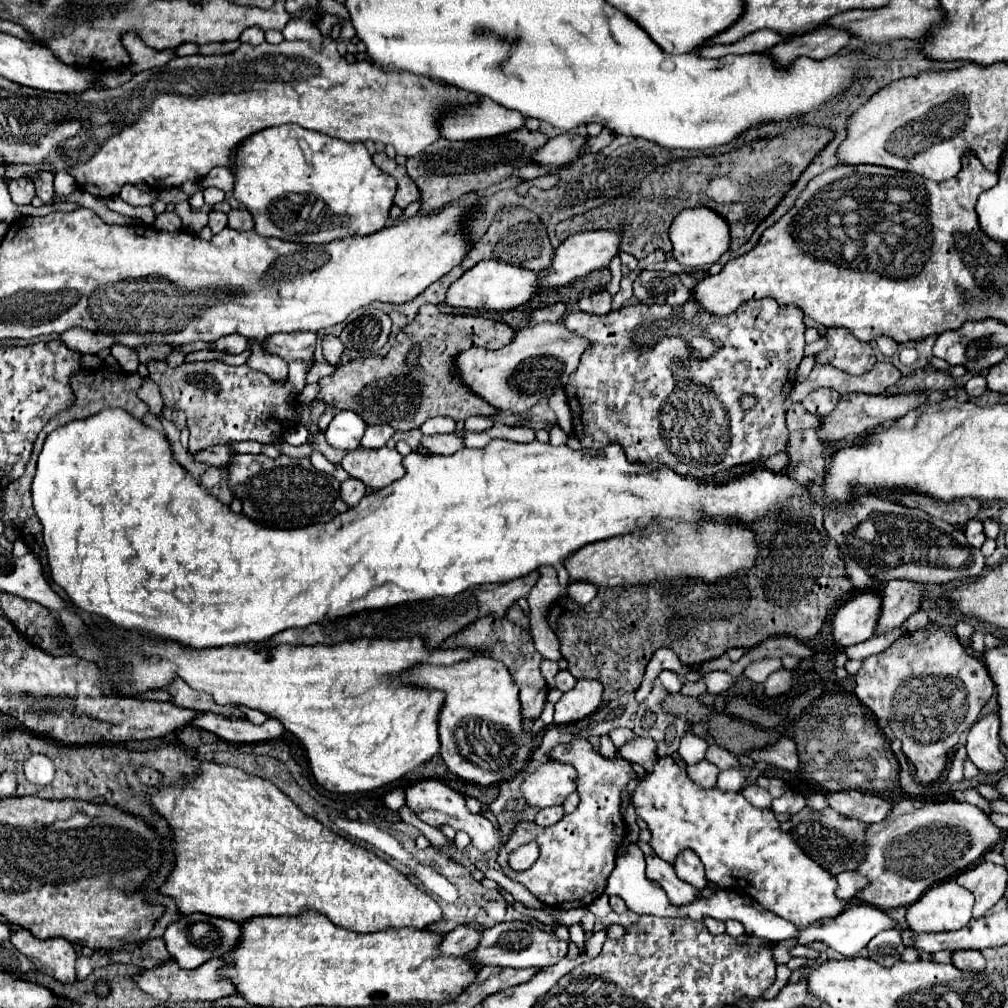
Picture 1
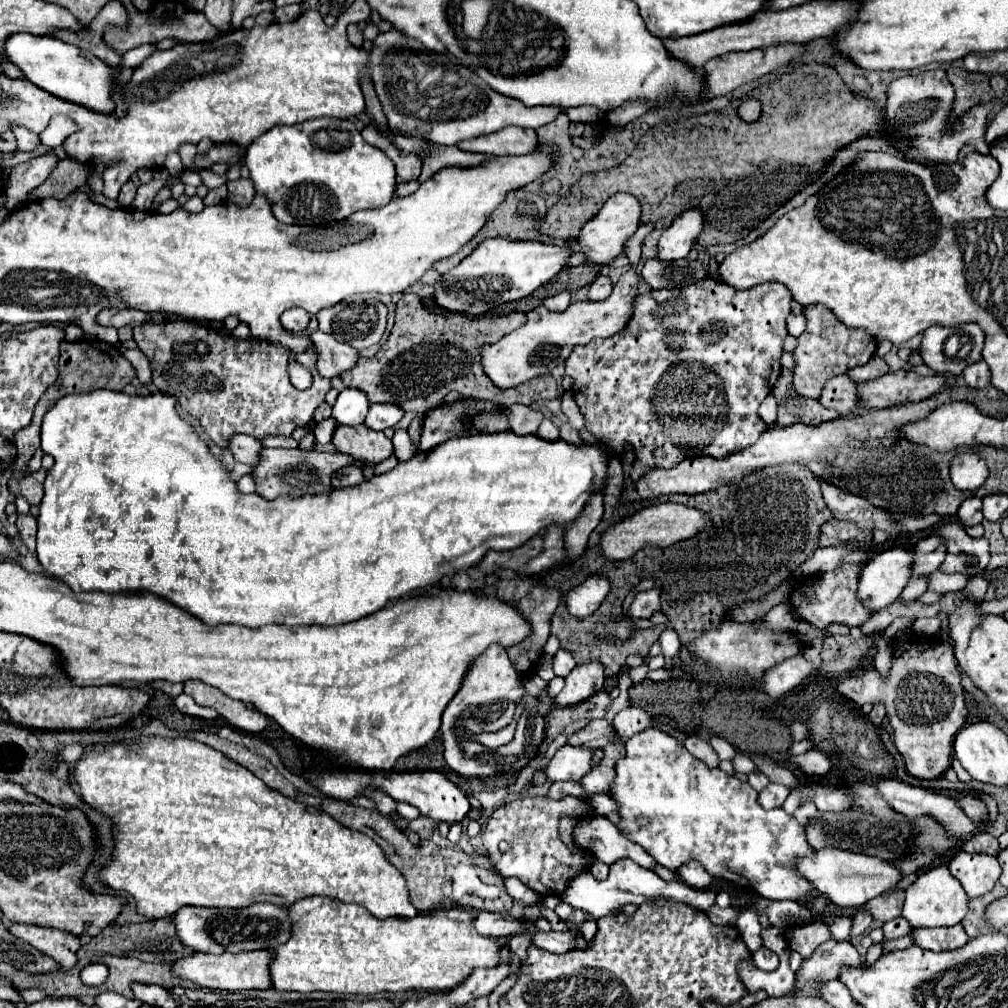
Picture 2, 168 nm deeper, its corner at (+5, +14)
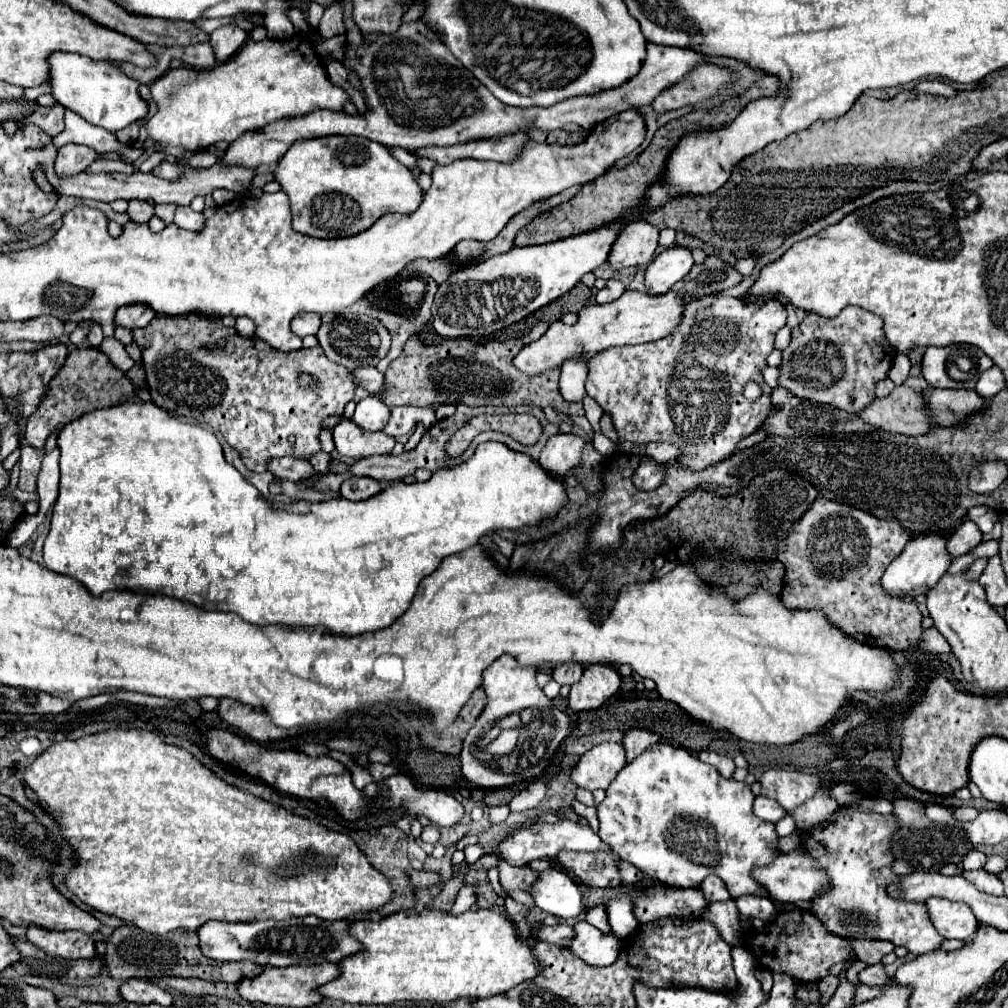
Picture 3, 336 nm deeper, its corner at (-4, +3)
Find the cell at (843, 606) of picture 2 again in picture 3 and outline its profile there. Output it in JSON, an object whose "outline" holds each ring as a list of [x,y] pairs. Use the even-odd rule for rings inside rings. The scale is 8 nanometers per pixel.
{"outline":[[[819,497],[775,545],[777,559],[785,565],[781,601],[789,609],[821,607],[833,625],[865,645],[897,653],[913,649],[923,633],[917,603],[887,597],[881,587],[885,569],[907,541],[909,533],[897,521],[877,519],[861,509]]]}

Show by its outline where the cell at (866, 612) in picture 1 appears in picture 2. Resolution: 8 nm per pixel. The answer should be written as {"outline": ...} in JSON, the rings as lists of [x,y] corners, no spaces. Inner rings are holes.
{"outline":[[[896,546],[880,552],[860,572],[856,598],[870,610],[878,612],[892,604],[910,580],[912,556],[908,548]]]}

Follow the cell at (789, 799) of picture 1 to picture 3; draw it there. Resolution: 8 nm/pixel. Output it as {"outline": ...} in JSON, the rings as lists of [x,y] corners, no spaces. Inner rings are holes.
{"outline":[[[755,797],[753,801],[753,813],[763,819],[763,821],[769,821],[769,823],[777,823],[781,817],[785,817],[785,811],[783,807],[773,801],[773,799],[767,799],[767,797]]]}

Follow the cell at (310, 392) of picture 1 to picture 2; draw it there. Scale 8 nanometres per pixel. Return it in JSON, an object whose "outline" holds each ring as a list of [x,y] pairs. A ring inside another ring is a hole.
{"outline":[[[316,330],[310,336],[310,340],[314,342],[314,346],[318,350],[316,370],[318,370],[318,374],[322,374],[322,378],[334,378],[334,376],[342,374],[344,370],[350,370],[356,364],[358,350],[354,350],[350,344],[338,342],[338,340],[330,338],[330,334],[324,334],[320,330]]]}

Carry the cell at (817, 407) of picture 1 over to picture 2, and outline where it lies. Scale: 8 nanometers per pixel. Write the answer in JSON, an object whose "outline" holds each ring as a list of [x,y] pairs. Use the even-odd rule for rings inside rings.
{"outline":[[[846,374],[834,376],[822,388],[822,394],[820,394],[818,402],[824,408],[836,410],[840,416],[856,414],[858,412],[858,404],[856,404],[856,384]]]}

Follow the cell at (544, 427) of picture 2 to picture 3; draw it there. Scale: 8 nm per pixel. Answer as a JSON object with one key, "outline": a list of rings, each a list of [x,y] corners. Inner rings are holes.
{"outline":[[[559,433],[559,435],[555,435],[555,437],[551,437],[547,441],[547,445],[541,451],[541,457],[539,457],[537,463],[549,475],[563,477],[571,469],[581,465],[581,461],[583,461],[581,459],[583,447],[585,447],[585,439],[581,439],[577,435]]]}

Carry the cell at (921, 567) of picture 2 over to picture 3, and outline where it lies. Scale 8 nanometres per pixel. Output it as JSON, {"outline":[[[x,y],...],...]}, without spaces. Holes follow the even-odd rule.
{"outline":[[[965,521],[947,541],[947,549],[953,557],[969,553],[973,547],[981,543],[981,531],[973,521]]]}

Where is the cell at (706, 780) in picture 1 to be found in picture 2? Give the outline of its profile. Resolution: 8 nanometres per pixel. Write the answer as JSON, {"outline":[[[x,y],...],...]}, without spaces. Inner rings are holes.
{"outline":[[[688,736],[686,742],[684,742],[684,748],[686,748],[692,756],[696,756],[698,760],[702,760],[706,766],[710,766],[710,768],[716,768],[718,762],[720,762],[720,758],[718,758],[716,752],[712,750],[712,746],[710,746],[706,740],[698,738],[698,736]]]}

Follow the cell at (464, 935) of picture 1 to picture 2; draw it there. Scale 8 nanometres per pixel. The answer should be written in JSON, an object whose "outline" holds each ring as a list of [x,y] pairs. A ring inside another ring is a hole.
{"outline":[[[478,912],[476,916],[476,932],[482,936],[512,936],[522,930],[520,918],[510,914],[492,914],[492,912]]]}

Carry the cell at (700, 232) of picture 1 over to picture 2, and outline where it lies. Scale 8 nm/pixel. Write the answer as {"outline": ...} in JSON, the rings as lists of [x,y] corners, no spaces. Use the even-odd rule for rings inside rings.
{"outline":[[[696,210],[696,214],[694,212],[678,214],[672,226],[664,230],[664,234],[658,240],[658,258],[660,260],[686,258],[690,248],[696,244],[702,226],[704,226],[702,210]]]}

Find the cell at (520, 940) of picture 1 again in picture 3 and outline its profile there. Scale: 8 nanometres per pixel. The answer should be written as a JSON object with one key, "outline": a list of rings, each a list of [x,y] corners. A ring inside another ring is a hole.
{"outline":[[[579,921],[575,925],[575,939],[571,943],[571,951],[583,959],[587,965],[611,965],[619,957],[619,949],[623,949],[623,941],[613,935],[603,935],[587,921]]]}

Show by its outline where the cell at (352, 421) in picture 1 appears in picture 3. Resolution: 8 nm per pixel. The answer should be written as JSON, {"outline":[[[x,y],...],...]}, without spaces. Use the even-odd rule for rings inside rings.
{"outline":[[[369,395],[357,403],[353,421],[365,431],[383,431],[391,417],[391,409],[375,395]]]}

